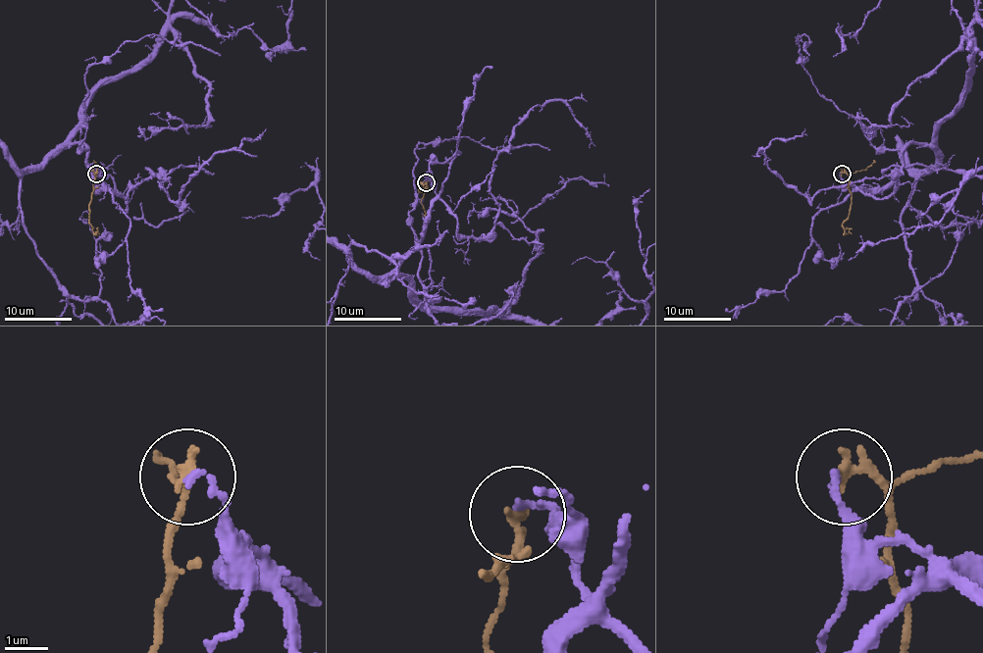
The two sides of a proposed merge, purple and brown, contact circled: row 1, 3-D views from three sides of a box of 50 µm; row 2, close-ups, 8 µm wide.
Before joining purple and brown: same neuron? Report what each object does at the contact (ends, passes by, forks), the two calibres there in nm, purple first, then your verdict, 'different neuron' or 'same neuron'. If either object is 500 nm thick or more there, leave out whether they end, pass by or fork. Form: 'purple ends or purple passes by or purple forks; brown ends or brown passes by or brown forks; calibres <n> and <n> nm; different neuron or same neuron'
purple ends; brown ends; calibres 150 and 280 nm; different neuron

